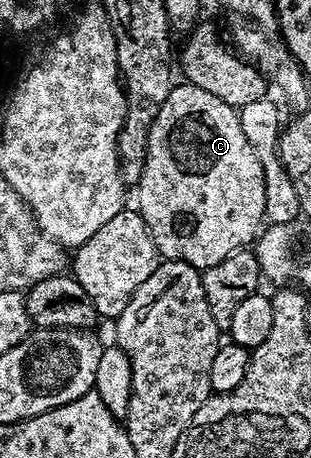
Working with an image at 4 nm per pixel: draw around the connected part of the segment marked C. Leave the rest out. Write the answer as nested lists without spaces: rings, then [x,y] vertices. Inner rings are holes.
[[[178,82],[171,89],[171,93],[167,93],[167,101],[163,101],[163,105],[149,130],[145,168],[141,174],[140,183],[136,184],[135,191],[137,191],[136,210],[141,212],[143,221],[153,238],[153,243],[157,247],[158,256],[165,261],[171,259],[183,261],[187,265],[198,269],[219,265],[219,261],[223,261],[223,257],[248,248],[256,240],[263,224],[266,222],[263,165],[259,163],[259,157],[255,155],[255,149],[251,149],[251,141],[247,141],[247,136],[243,134],[243,125],[241,124],[238,108],[227,105],[227,101],[219,101],[219,97],[215,97],[215,93],[207,93],[207,89],[199,89],[199,85],[194,83]]]

